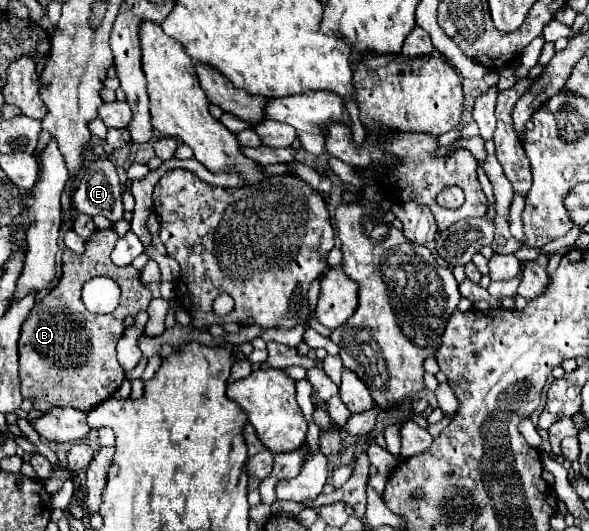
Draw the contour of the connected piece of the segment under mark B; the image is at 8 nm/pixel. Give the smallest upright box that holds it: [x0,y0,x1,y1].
[20,229,152,411]

